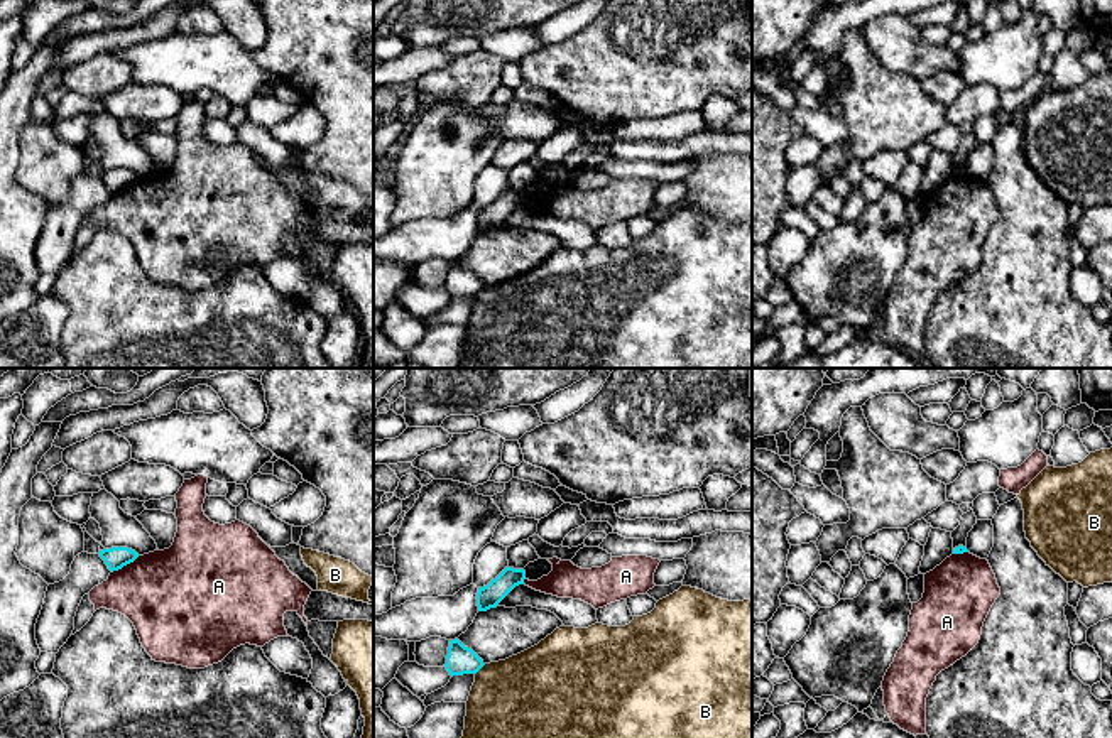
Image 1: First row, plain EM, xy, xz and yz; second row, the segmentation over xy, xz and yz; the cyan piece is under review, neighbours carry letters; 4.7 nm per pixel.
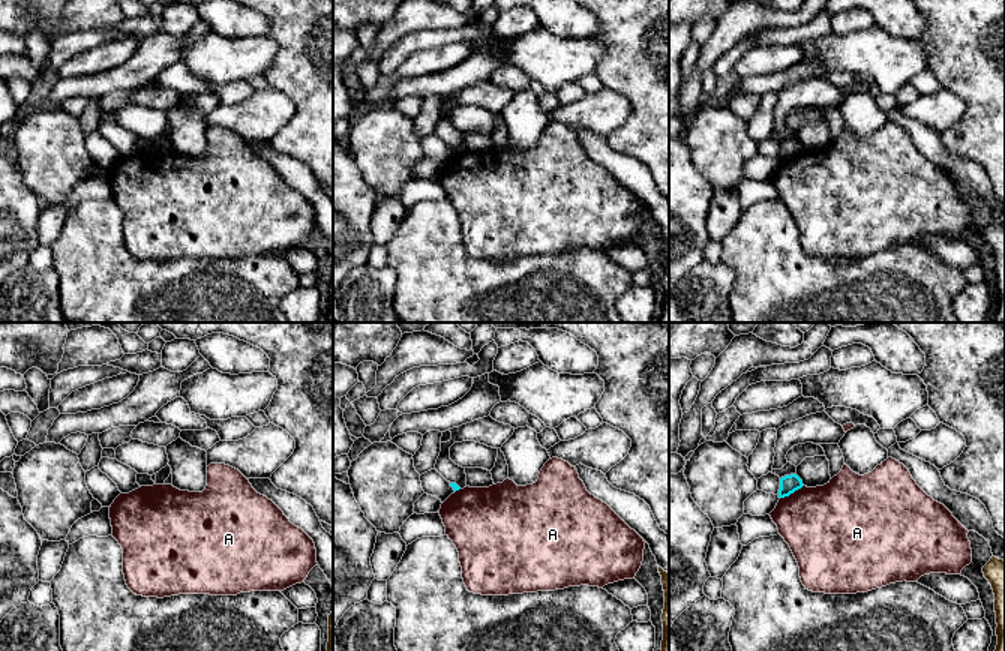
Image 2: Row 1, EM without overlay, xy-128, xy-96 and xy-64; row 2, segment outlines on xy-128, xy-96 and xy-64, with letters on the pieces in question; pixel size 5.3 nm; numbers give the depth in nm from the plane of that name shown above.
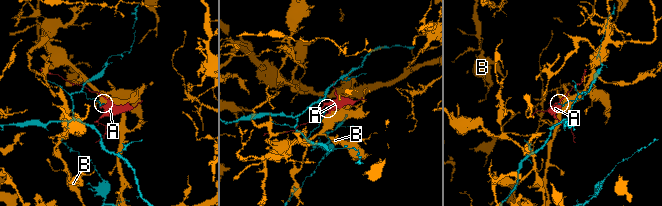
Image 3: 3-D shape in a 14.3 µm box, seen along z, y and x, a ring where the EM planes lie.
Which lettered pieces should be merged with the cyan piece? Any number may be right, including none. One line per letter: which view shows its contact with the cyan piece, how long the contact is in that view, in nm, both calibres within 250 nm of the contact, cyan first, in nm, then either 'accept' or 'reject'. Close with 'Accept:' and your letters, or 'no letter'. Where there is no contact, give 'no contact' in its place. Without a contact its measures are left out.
A: xy | 160 nm | 110/440 nm | reject
B: xz | 80 nm | 140/460 nm | reject
Accept: no letter

